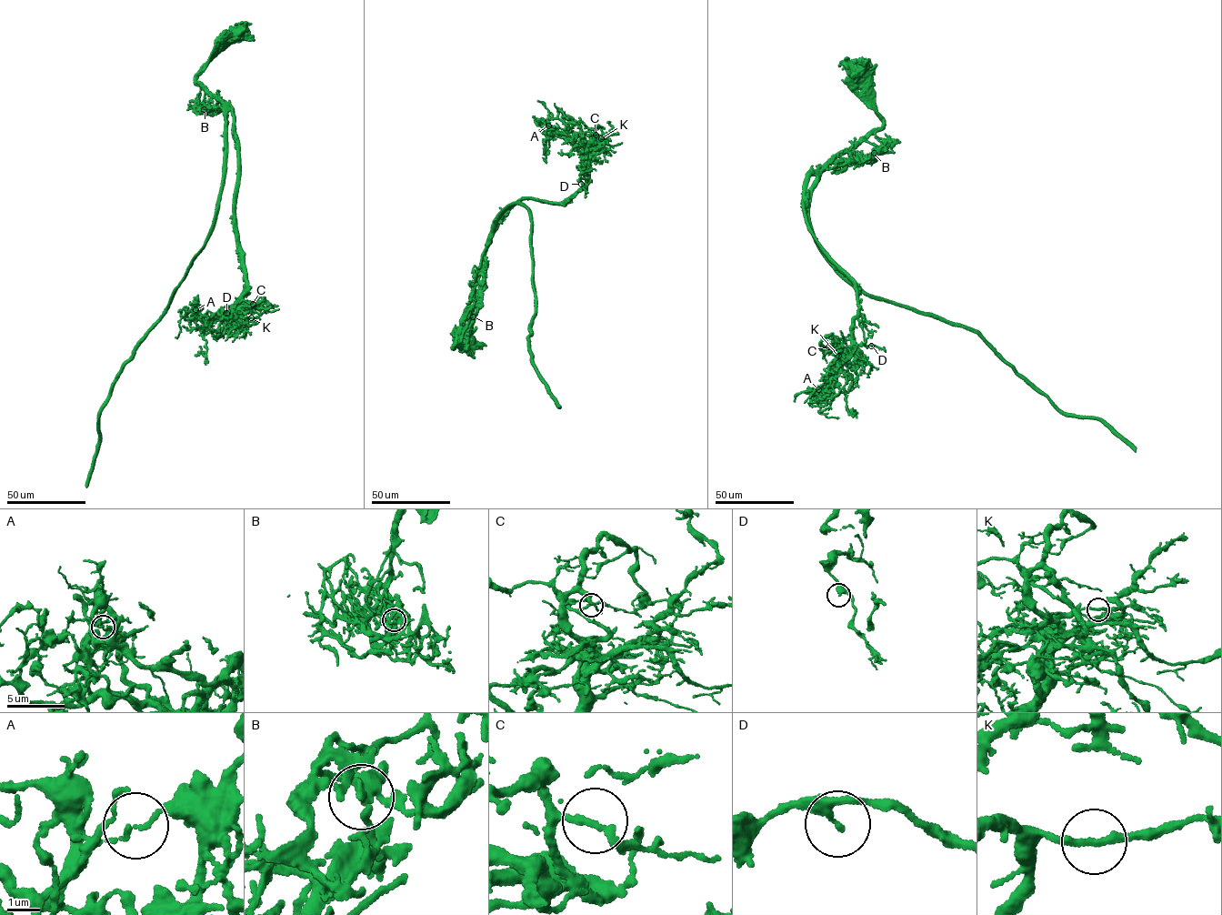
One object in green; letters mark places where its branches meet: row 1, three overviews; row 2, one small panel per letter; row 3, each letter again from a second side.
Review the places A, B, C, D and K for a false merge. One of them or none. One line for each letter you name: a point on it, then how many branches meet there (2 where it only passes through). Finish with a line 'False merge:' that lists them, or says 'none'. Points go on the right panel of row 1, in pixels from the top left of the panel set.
A: at (818, 389); 2 branches meet
False merge: A

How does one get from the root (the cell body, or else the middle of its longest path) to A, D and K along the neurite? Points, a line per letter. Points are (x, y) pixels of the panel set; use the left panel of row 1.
A: (238, 32), (195, 82), (233, 115), (238, 170), (233, 208), (249, 288), (212, 321), (195, 318), (195, 309)
D: (238, 32), (195, 77), (231, 110), (237, 142), (233, 208), (248, 290), (226, 313)
K: (238, 32), (195, 82), (233, 115), (233, 208), (249, 288), (233, 311), (243, 312), (240, 324), (251, 317)

